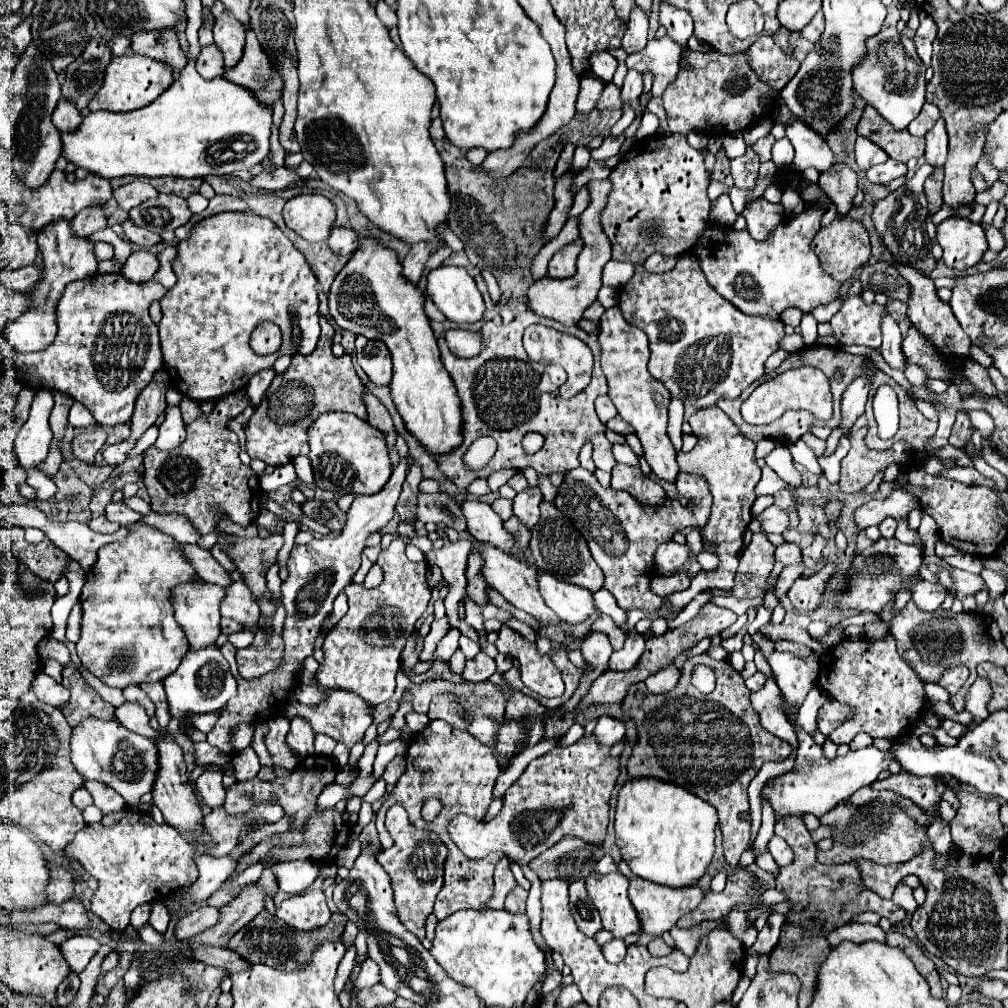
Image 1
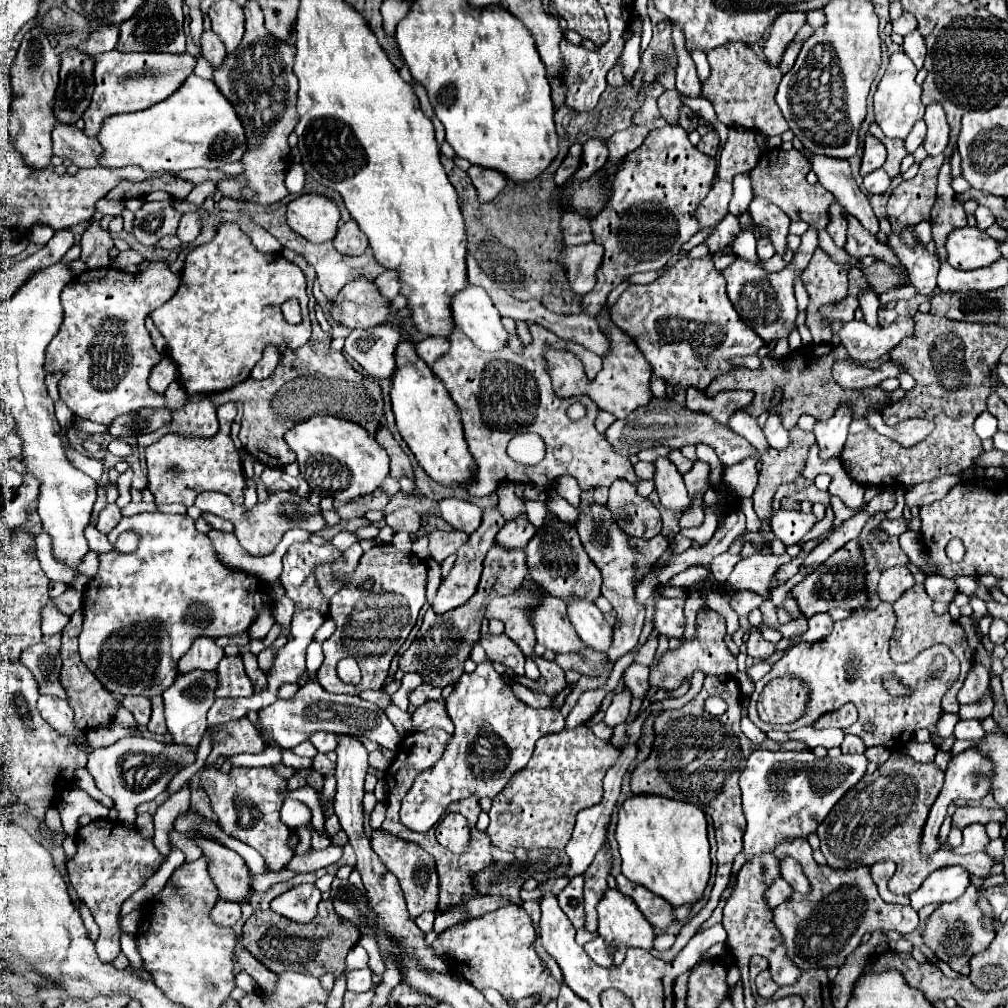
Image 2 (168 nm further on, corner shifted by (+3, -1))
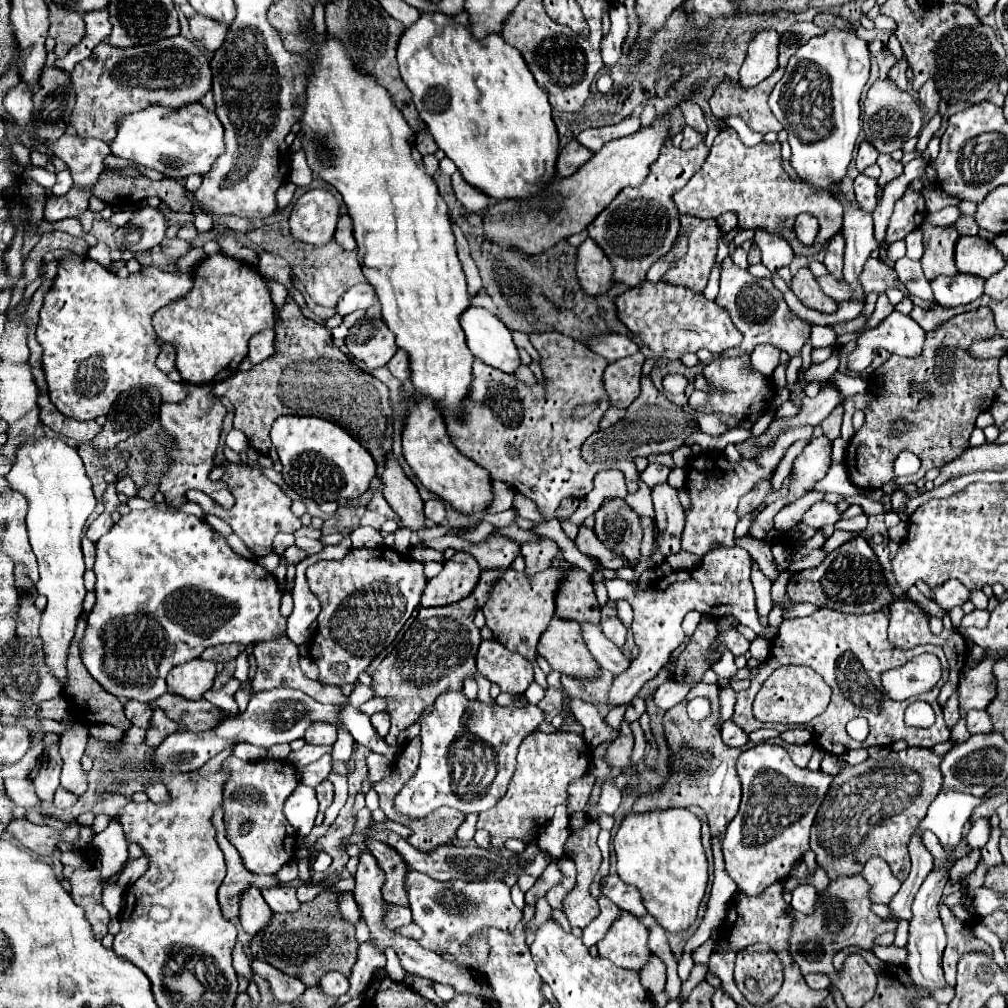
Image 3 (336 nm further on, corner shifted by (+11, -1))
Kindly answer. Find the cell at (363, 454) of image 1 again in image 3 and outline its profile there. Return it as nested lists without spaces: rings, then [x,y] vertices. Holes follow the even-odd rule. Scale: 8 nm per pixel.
[[[278,417],[272,425],[272,445],[284,465],[284,481],[304,499],[348,501],[360,497],[376,477],[374,457],[342,427],[320,417]]]

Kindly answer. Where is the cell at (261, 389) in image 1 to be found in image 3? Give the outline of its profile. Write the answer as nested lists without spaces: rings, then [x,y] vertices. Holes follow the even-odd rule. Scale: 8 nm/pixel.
[[[262,331],[258,335],[254,335],[254,339],[250,339],[250,353],[248,353],[248,361],[252,365],[262,363],[264,359],[268,359],[274,351],[274,331]]]

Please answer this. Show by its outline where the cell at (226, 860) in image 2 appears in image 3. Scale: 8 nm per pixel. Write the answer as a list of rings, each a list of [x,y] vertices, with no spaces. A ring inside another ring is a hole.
[[[246,887],[240,895],[240,923],[244,931],[254,935],[260,931],[268,921],[270,921],[270,907],[266,907],[266,901],[260,895],[260,889],[256,887]]]

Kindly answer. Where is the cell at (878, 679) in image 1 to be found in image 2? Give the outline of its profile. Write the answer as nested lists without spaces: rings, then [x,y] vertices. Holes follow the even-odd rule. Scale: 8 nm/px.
[[[880,603],[876,609],[858,609],[858,611],[852,613],[852,617],[842,619],[842,621],[834,621],[832,631],[818,643],[812,643],[812,645],[810,643],[798,643],[798,645],[794,645],[774,665],[774,669],[756,683],[756,691],[750,695],[750,705],[748,705],[750,721],[764,733],[774,729],[772,725],[760,721],[760,717],[756,713],[758,695],[770,679],[780,677],[784,673],[794,673],[794,675],[800,675],[802,679],[806,679],[806,683],[810,687],[808,711],[796,723],[788,724],[788,728],[777,729],[793,731],[800,729],[800,727],[806,727],[806,725],[812,725],[822,715],[840,709],[844,703],[854,703],[856,709],[858,709],[858,721],[854,725],[850,725],[848,729],[844,729],[844,733],[846,735],[858,735],[864,741],[866,747],[882,745],[890,751],[900,751],[908,745],[908,741],[912,739],[916,729],[928,729],[930,731],[930,741],[936,747],[940,747],[942,741],[944,741],[936,735],[936,723],[942,715],[940,699],[954,685],[954,681],[958,679],[960,661],[956,659],[956,655],[946,645],[934,645],[934,647],[924,649],[924,653],[916,655],[912,661],[908,661],[904,665],[896,665],[888,655],[888,641],[892,637],[894,625],[896,625],[896,615],[894,615],[892,605],[890,603]],[[936,655],[942,655],[946,659],[946,671],[938,679],[928,679],[930,663]],[[884,673],[896,673],[908,687],[912,687],[912,693],[908,697],[890,695],[882,687],[882,675]],[[866,721],[872,721],[876,725],[876,731],[872,735],[864,733],[864,729],[862,729],[862,725]]]

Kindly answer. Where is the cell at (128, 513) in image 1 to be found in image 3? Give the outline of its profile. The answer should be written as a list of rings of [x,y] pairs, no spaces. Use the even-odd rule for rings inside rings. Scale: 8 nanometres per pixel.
[[[104,511],[102,515],[98,515],[94,521],[92,521],[92,525],[88,527],[88,531],[86,531],[86,537],[90,539],[90,541],[98,541],[110,527],[114,525],[114,521],[112,521],[112,517],[110,517],[110,513],[108,511]]]

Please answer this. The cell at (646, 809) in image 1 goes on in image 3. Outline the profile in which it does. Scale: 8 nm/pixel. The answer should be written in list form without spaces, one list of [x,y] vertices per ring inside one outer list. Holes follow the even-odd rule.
[[[688,809],[628,813],[614,837],[618,877],[638,887],[644,907],[666,931],[688,929],[698,913],[708,883],[708,863],[700,843],[700,821]]]

